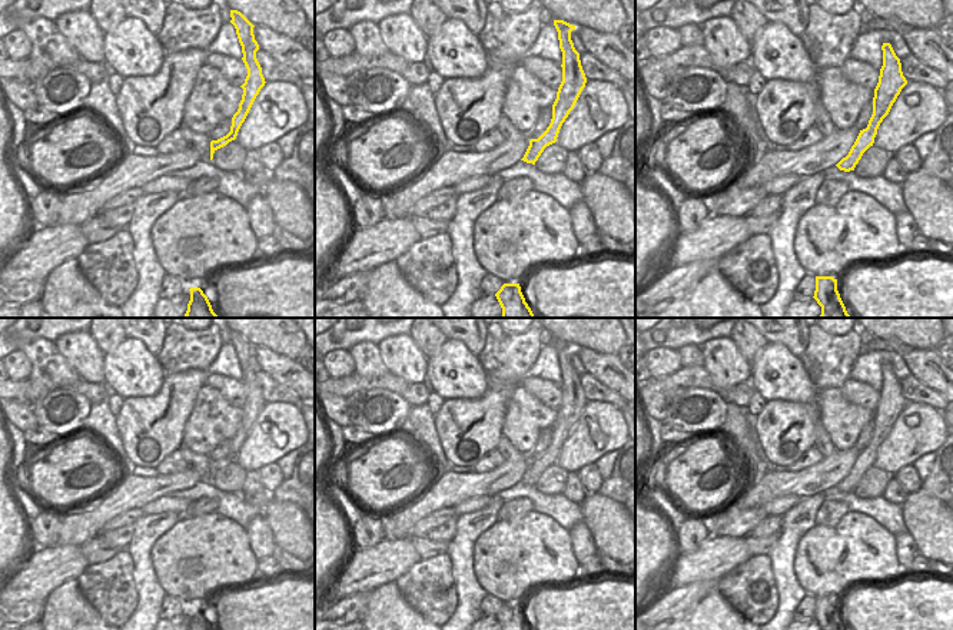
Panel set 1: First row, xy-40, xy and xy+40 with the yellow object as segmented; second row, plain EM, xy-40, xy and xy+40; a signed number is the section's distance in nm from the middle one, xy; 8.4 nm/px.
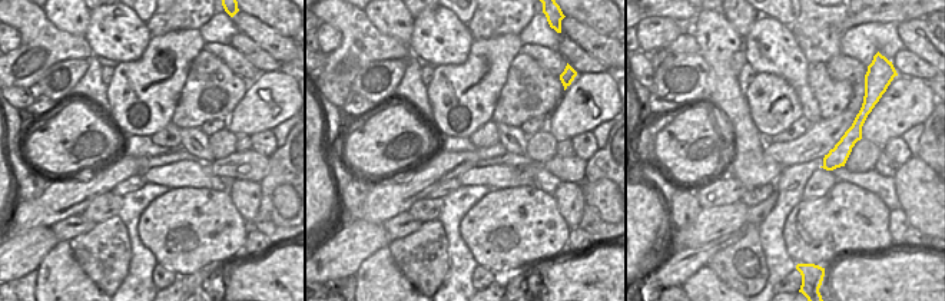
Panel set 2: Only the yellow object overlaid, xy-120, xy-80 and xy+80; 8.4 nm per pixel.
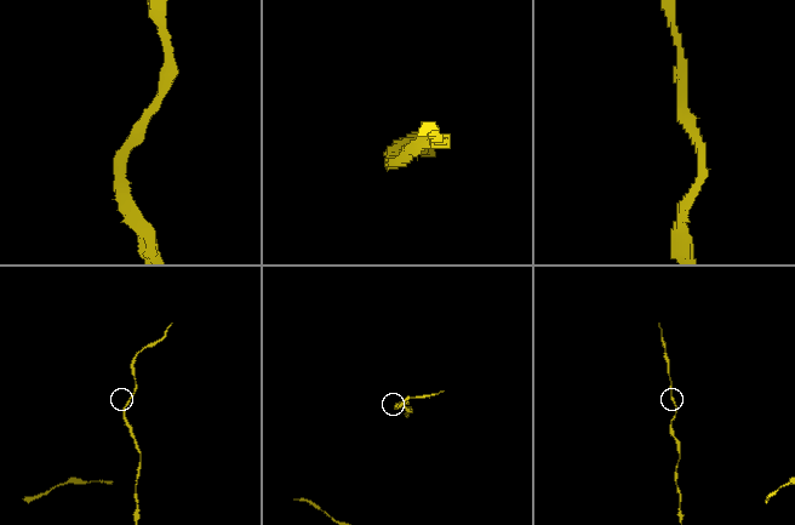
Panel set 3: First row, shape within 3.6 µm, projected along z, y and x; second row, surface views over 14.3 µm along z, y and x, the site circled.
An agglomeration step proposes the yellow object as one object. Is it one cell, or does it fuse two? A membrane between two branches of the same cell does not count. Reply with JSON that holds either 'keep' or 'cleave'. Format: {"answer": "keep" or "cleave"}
{"answer": "keep"}

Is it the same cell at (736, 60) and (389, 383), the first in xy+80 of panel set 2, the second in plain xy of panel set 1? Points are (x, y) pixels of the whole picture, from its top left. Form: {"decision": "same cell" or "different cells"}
{"decision": "same cell"}

